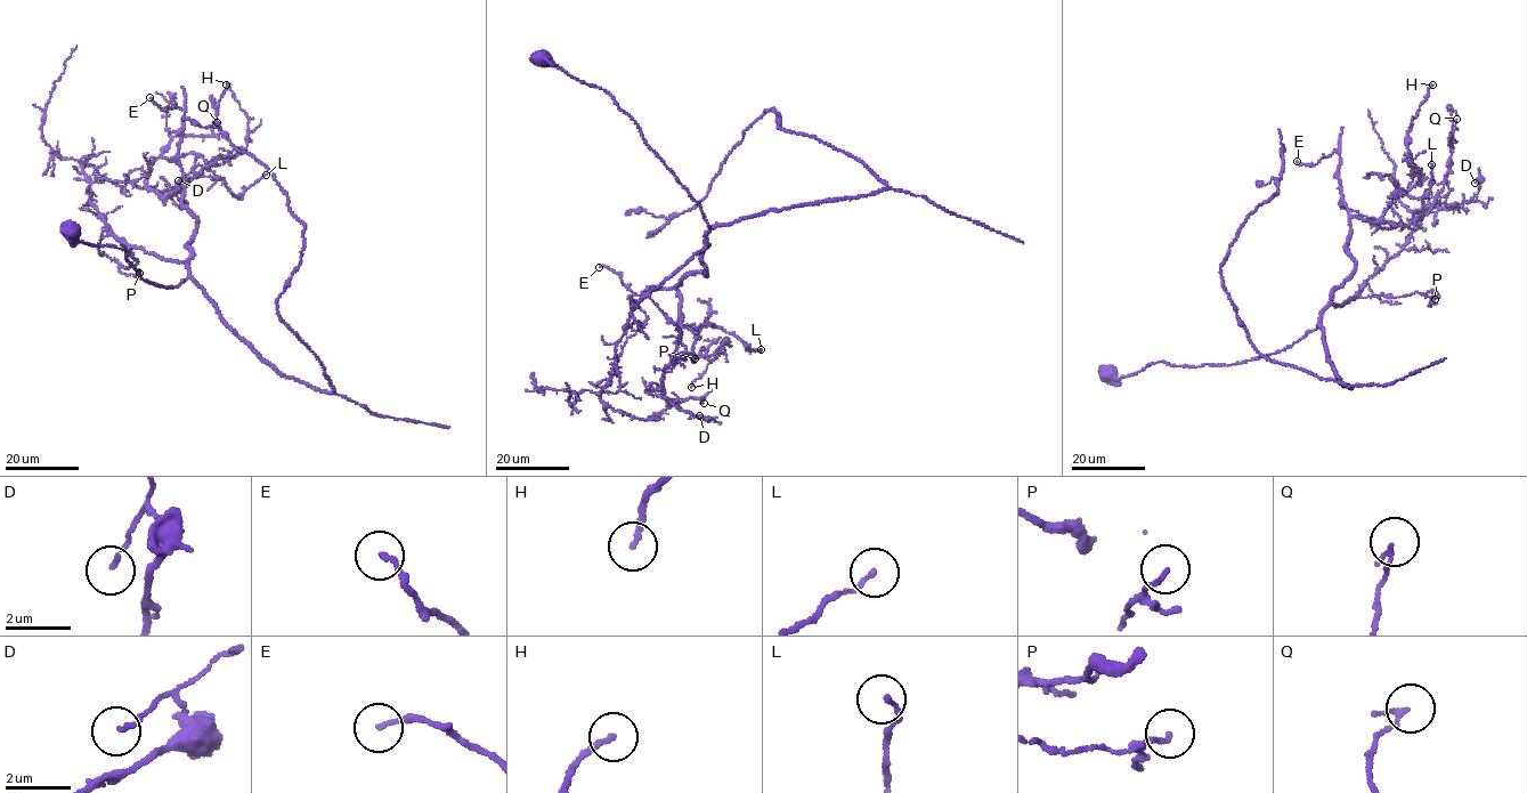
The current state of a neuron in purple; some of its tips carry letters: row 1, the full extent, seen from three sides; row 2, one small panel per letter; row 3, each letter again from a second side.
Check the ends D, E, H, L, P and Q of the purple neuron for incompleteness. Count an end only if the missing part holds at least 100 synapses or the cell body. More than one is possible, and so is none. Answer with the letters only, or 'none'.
none

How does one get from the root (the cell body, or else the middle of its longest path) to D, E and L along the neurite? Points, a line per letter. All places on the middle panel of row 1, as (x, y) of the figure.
D: (542, 56), (612, 97), (699, 204), (706, 275), (675, 286), (677, 347), (646, 393), (699, 415)
E: (542, 56), (612, 97), (709, 228), (706, 275), (671, 289), (635, 294), (599, 267)
L: (542, 56), (612, 97), (699, 204), (706, 275), (675, 286), (679, 323), (715, 324), (761, 349)

